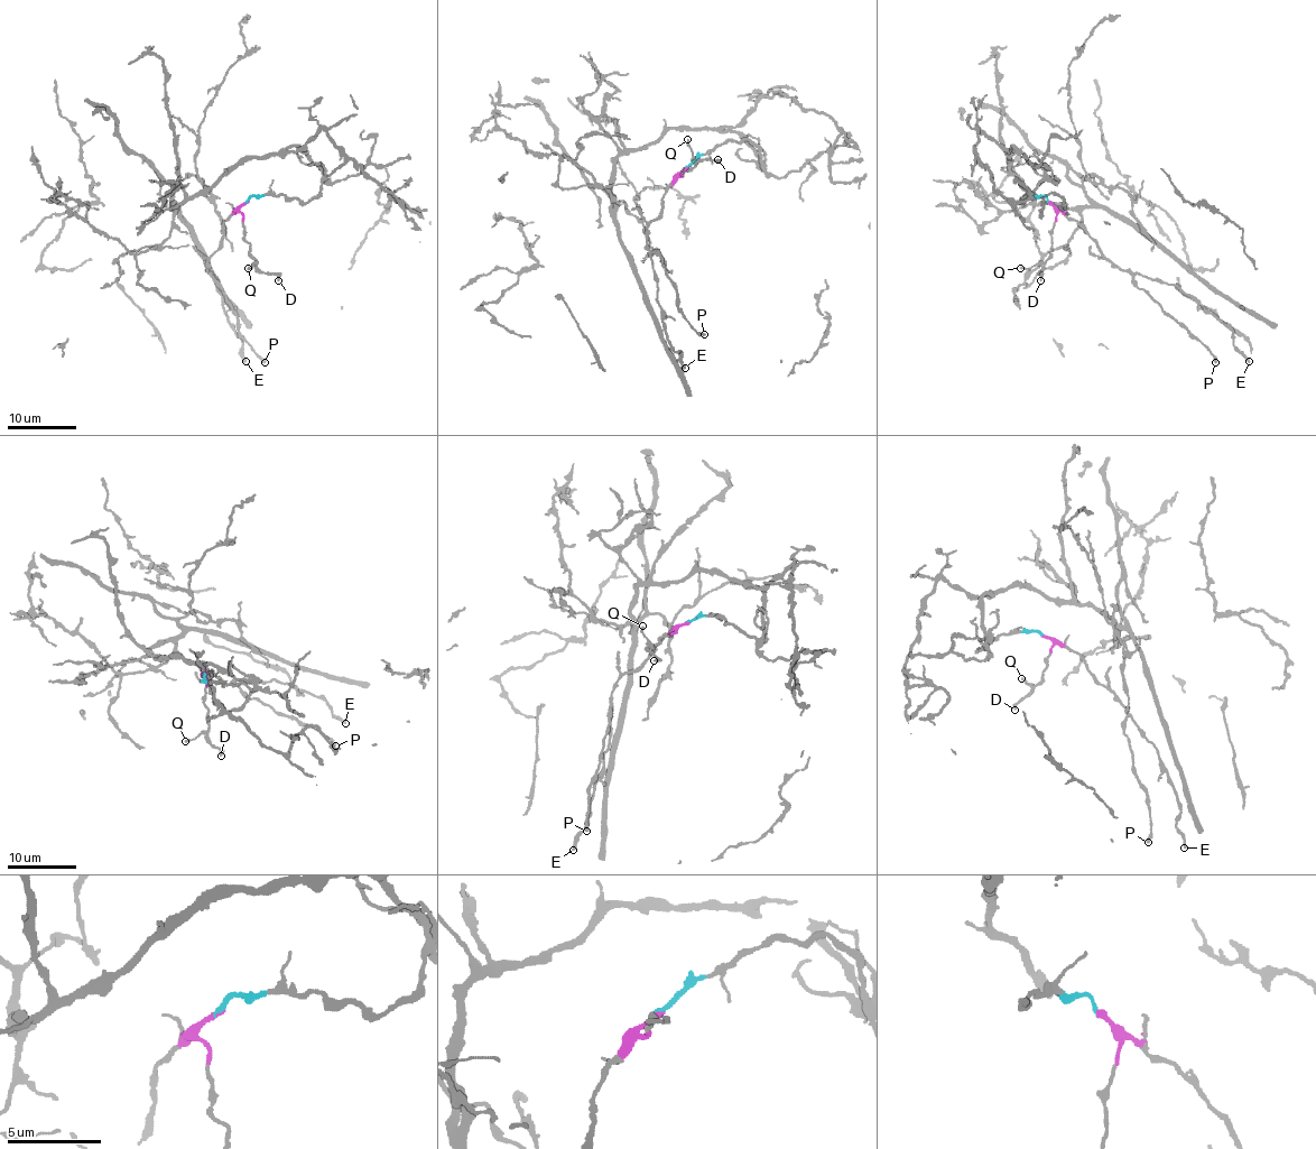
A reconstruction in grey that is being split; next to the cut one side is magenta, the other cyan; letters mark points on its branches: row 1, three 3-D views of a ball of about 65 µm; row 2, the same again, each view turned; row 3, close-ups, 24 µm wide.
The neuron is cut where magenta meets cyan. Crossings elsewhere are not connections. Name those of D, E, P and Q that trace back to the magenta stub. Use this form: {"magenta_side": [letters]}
{"magenta_side": ["D", "E", "P", "Q"]}

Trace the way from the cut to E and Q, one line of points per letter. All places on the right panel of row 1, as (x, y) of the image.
E: (1049, 202), (1076, 222), (1105, 257), (1123, 270), (1176, 285), (1192, 295), (1232, 331), (1233, 344), (1249, 362)
Q: (1049, 202), (1056, 212), (1050, 257), (1027, 269), (1019, 267)

